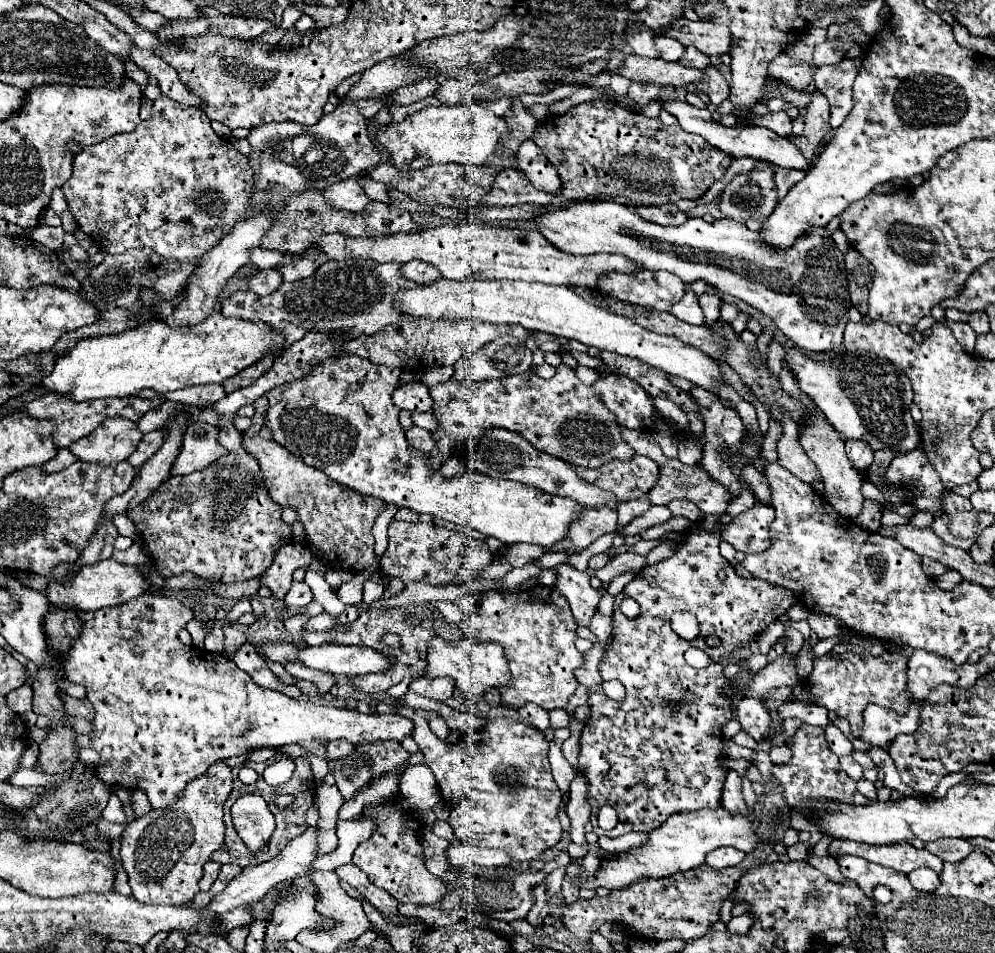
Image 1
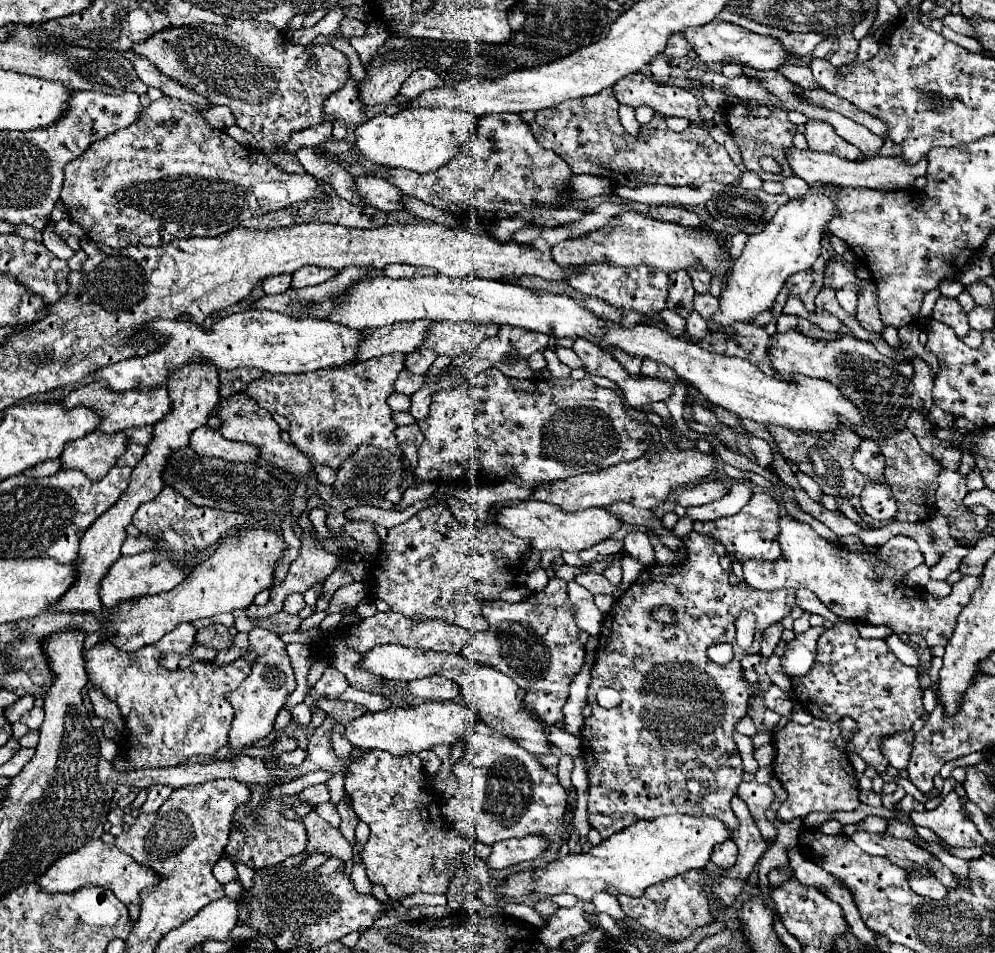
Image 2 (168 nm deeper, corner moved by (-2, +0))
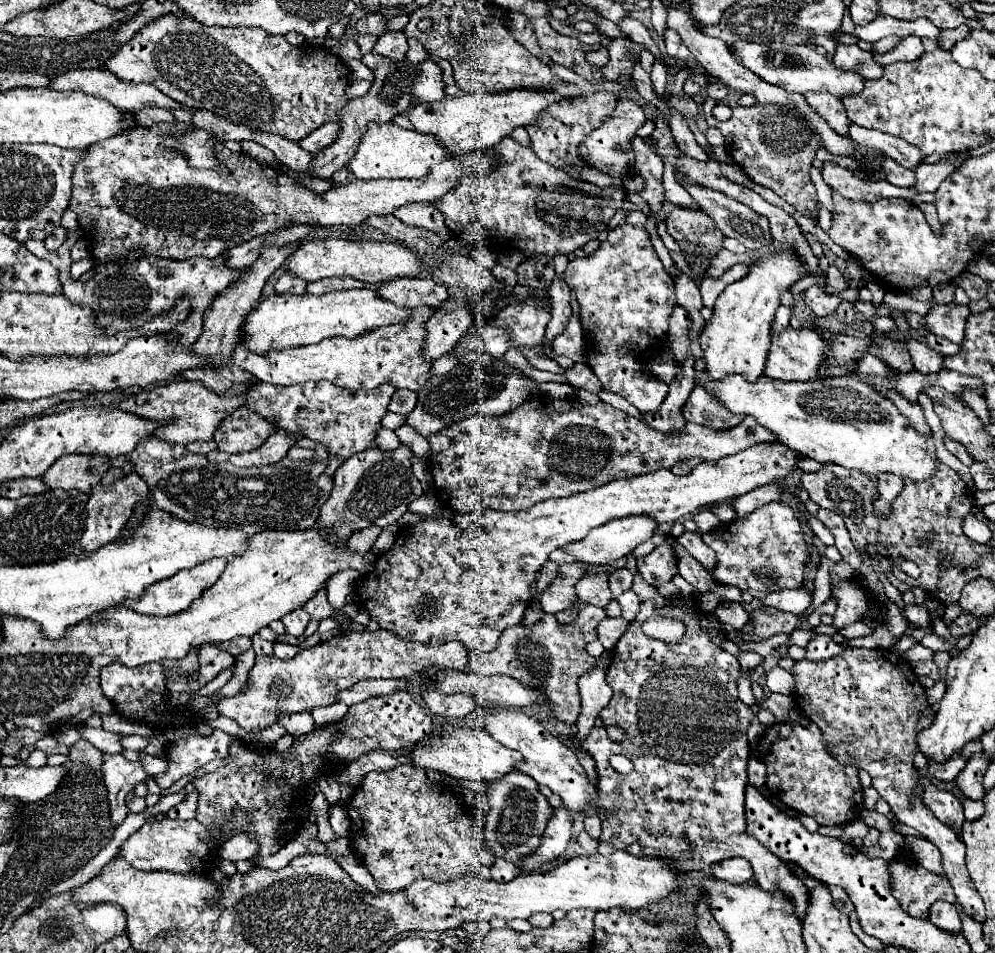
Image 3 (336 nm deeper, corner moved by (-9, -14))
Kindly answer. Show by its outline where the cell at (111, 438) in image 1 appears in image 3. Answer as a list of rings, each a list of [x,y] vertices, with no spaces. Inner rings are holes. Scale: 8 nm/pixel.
[[[67,454],[47,470],[43,480],[49,488],[63,488],[63,490],[81,490],[91,494],[93,486],[101,482],[105,472],[111,468],[111,460],[101,454]]]

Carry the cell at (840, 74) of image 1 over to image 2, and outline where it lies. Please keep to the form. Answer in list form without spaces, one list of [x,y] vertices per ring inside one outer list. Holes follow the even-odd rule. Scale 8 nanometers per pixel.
[[[864,36],[860,40],[860,48],[858,48],[856,62],[864,62],[864,60],[872,58],[876,52],[878,52],[878,40],[874,36]]]

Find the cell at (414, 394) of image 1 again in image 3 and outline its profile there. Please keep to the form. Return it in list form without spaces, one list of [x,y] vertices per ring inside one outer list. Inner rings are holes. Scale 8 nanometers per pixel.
[[[389,412],[387,416],[383,416],[383,426],[385,428],[391,428],[391,430],[397,430],[399,426],[403,426],[407,422],[407,416],[403,416],[403,414],[393,414],[393,412]]]

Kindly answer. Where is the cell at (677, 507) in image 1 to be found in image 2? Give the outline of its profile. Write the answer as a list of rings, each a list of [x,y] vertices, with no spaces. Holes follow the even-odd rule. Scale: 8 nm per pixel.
[[[732,484],[728,488],[728,496],[712,502],[712,504],[688,508],[688,516],[694,518],[694,520],[702,520],[702,522],[718,520],[718,518],[724,518],[724,516],[734,516],[748,504],[750,496],[752,496],[752,486]]]

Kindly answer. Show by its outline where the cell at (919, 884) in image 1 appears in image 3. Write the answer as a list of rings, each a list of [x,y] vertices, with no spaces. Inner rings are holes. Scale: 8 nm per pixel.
[[[937,900],[937,902],[931,906],[929,920],[931,920],[935,926],[943,928],[943,930],[961,932],[961,918],[959,918],[959,914],[957,914],[955,904],[951,904],[951,902]]]

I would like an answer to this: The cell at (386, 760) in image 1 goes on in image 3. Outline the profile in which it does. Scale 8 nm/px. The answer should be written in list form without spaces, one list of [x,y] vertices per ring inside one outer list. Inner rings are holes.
[[[409,764],[387,772],[371,772],[345,804],[357,856],[381,892],[405,890],[417,878],[451,882],[467,874],[489,878],[495,856],[487,850],[483,828],[473,826],[475,812],[457,802],[449,784],[431,782]]]

